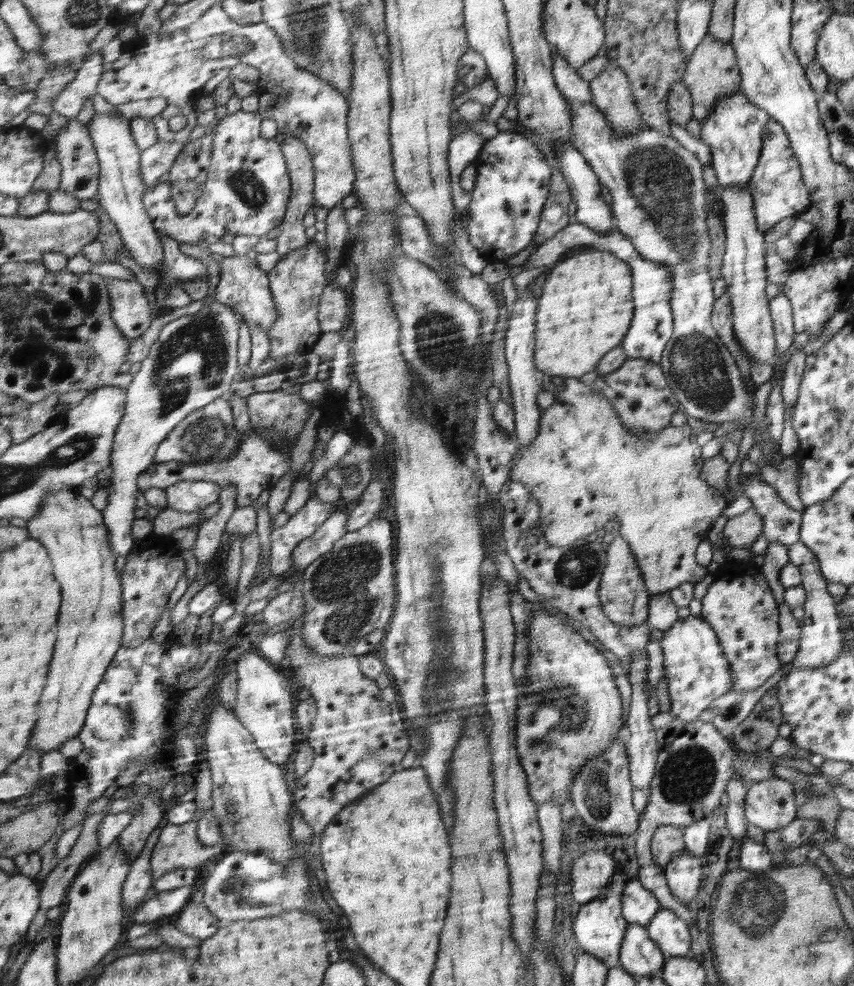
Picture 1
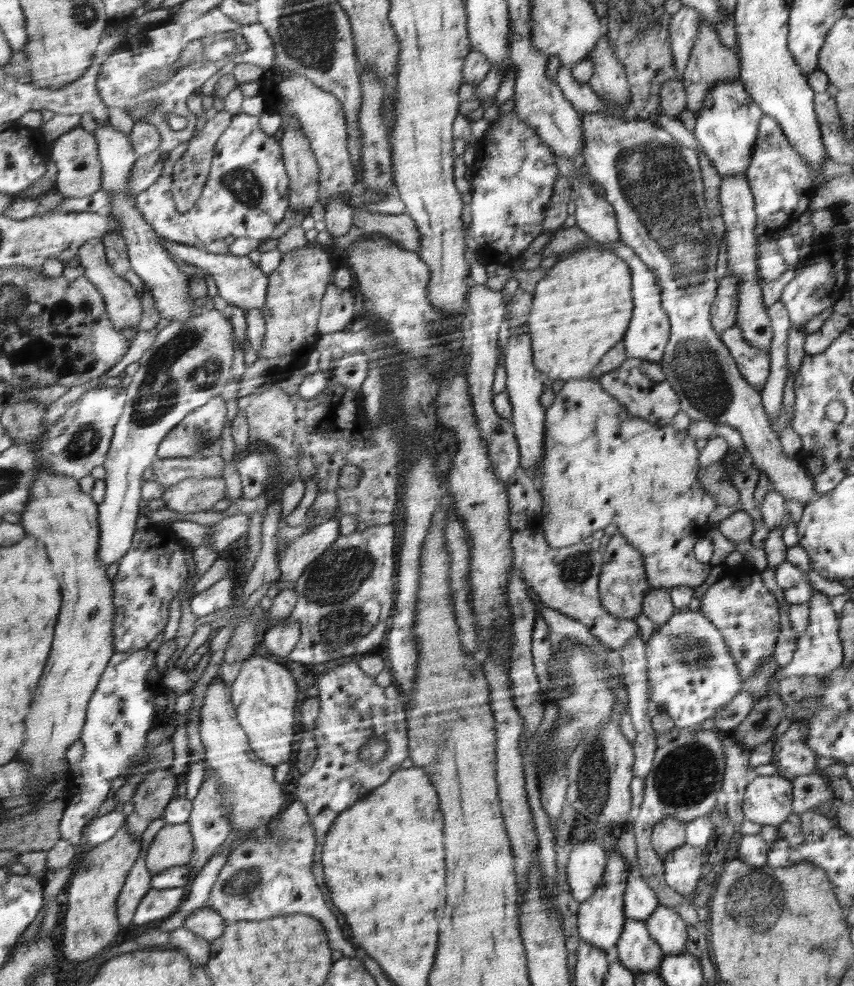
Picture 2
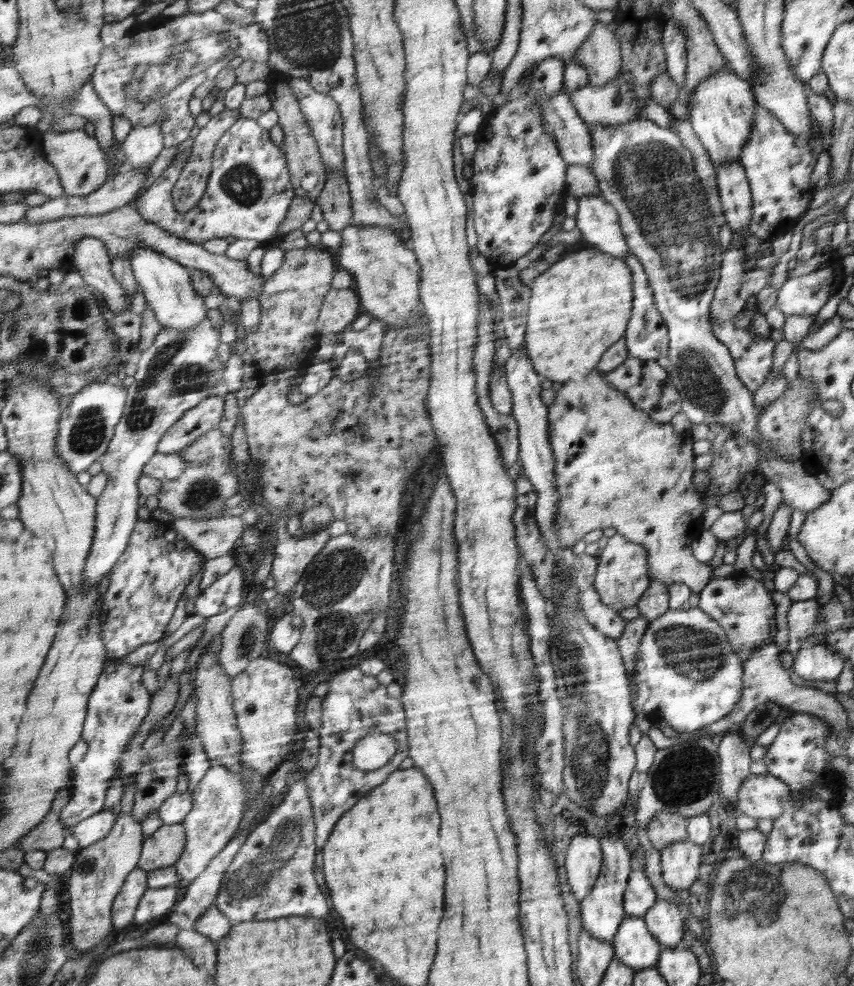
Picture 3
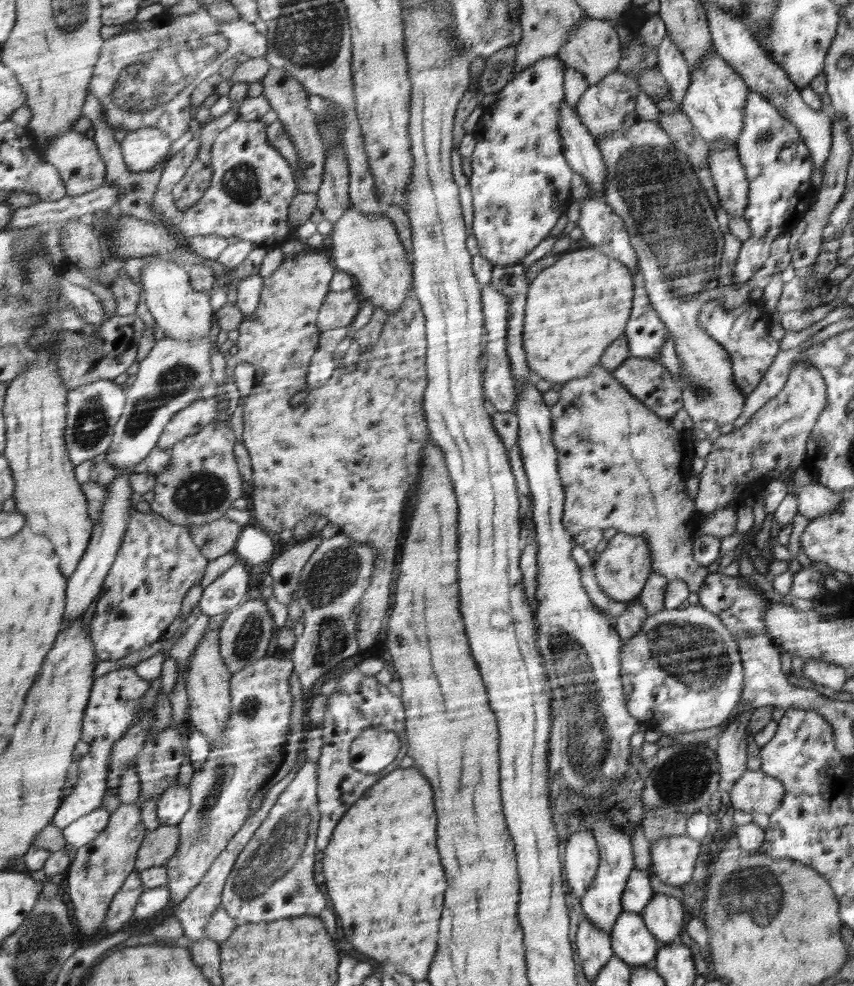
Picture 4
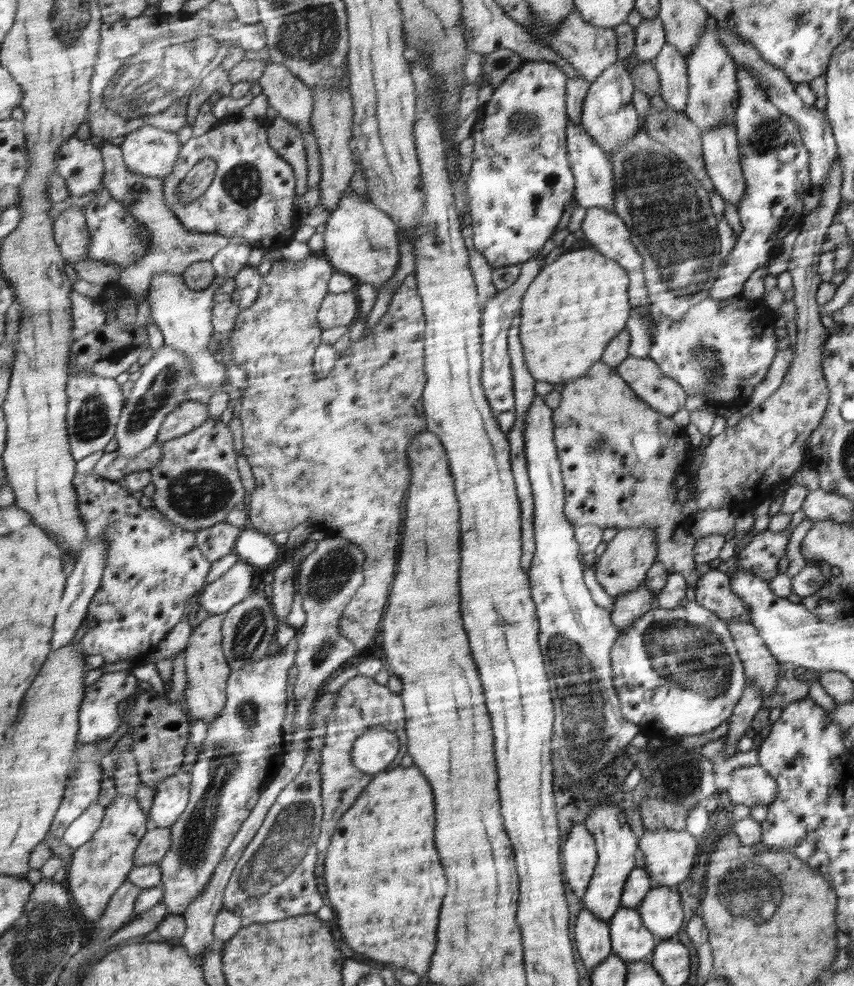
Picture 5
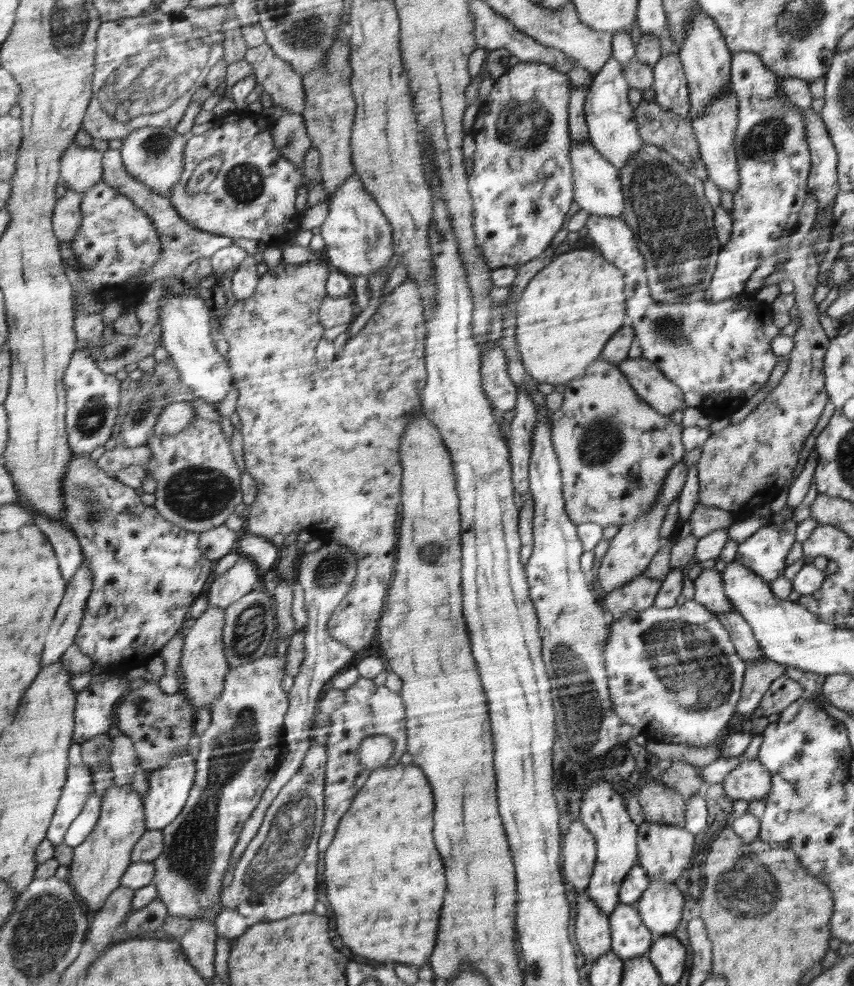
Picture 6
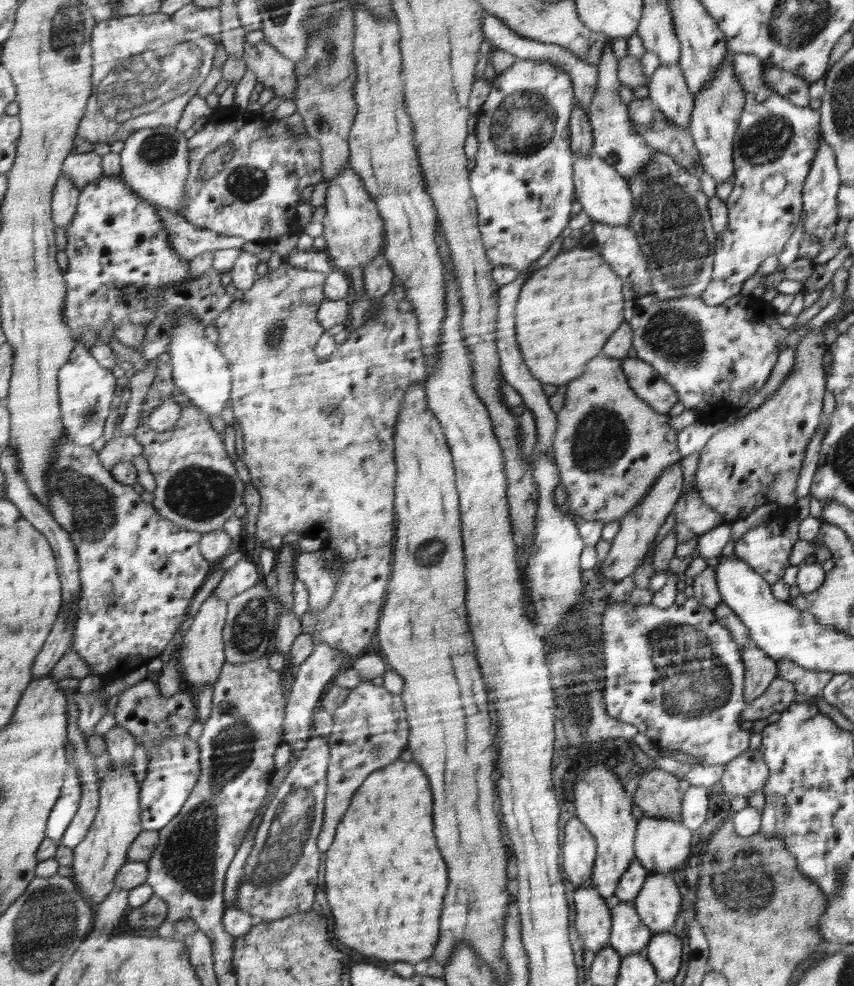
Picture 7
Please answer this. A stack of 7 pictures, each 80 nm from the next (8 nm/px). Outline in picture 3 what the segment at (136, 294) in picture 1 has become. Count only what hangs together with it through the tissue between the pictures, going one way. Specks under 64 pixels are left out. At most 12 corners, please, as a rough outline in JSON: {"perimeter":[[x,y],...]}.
{"perimeter":[[86,237],[75,264],[87,285],[102,292],[115,316],[132,298],[115,277],[109,246]]}

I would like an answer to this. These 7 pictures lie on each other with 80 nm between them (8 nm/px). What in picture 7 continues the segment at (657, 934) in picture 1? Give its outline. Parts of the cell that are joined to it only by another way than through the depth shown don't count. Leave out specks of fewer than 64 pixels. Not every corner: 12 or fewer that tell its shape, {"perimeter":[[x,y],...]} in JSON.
{"perimeter":[[650,874],[632,904],[653,934],[680,916],[672,874]]}

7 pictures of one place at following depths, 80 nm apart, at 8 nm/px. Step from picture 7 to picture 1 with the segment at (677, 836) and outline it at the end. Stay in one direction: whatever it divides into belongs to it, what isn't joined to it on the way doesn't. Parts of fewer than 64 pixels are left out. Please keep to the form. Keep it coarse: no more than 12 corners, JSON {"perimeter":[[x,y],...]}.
{"perimeter":[[684,850],[663,873],[672,896],[688,904],[700,891],[702,858]]}

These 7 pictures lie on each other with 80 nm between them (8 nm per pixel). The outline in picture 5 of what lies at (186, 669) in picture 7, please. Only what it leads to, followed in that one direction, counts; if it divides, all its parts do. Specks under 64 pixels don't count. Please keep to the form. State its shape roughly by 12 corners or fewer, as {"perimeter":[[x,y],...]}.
{"perimeter":[[223,615],[187,645],[186,704],[208,728],[223,715],[234,672]]}

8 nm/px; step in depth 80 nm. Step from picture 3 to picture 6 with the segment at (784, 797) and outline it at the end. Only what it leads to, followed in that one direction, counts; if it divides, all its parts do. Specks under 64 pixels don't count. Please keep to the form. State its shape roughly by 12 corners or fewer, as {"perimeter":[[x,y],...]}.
{"perimeter":[[758,758],[742,760],[722,784],[734,800],[766,800],[771,771]]}

